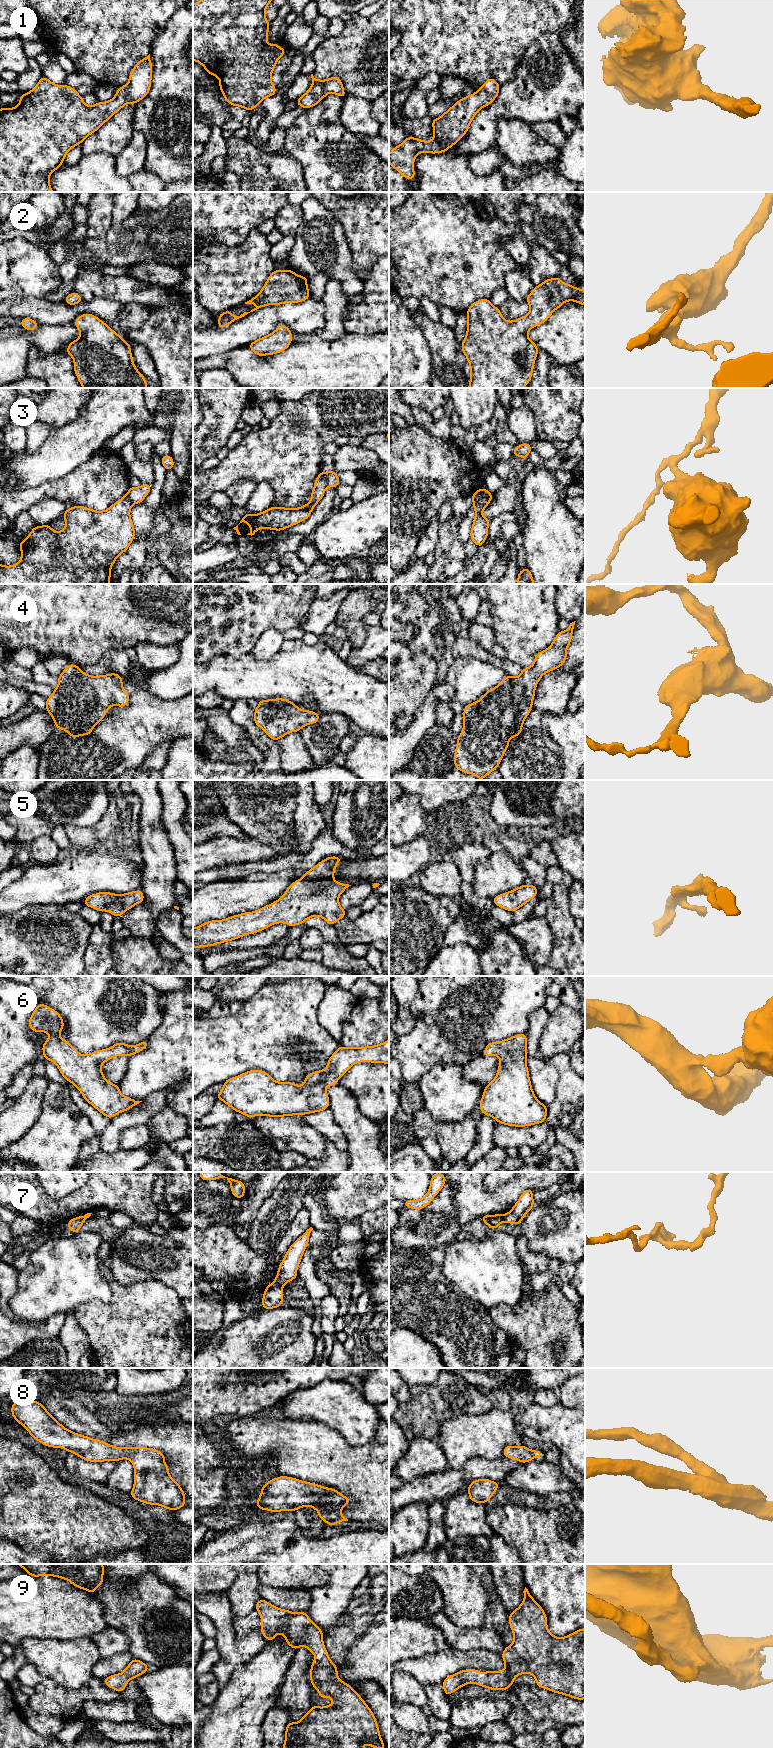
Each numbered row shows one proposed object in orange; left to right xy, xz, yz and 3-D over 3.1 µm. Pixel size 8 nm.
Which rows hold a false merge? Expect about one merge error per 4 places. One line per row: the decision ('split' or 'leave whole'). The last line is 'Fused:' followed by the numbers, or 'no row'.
1: leave whole
2: leave whole
3: leave whole
4: leave whole
5: leave whole
6: leave whole
7: split
8: leave whole
9: leave whole
Fused: 7

